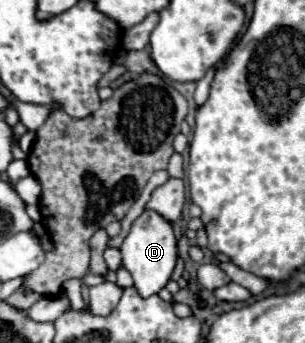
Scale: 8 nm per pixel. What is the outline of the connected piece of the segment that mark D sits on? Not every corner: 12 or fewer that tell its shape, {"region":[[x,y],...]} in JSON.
{"region":[[145,210],[121,244],[143,298],[177,264],[173,224]]}

